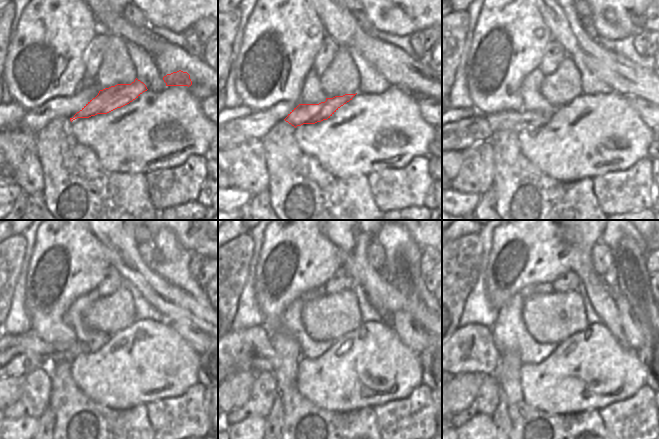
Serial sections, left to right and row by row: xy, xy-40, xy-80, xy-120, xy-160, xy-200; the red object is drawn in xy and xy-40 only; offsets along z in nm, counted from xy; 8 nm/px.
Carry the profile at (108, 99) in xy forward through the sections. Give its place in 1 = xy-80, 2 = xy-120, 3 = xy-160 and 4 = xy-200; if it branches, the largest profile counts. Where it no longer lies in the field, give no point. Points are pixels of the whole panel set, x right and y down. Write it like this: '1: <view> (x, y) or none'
1: xy-80 (516, 121)
2: xy-120 (30, 341)
3: xy-160 (251, 350)
4: xy-200 (470, 349)

